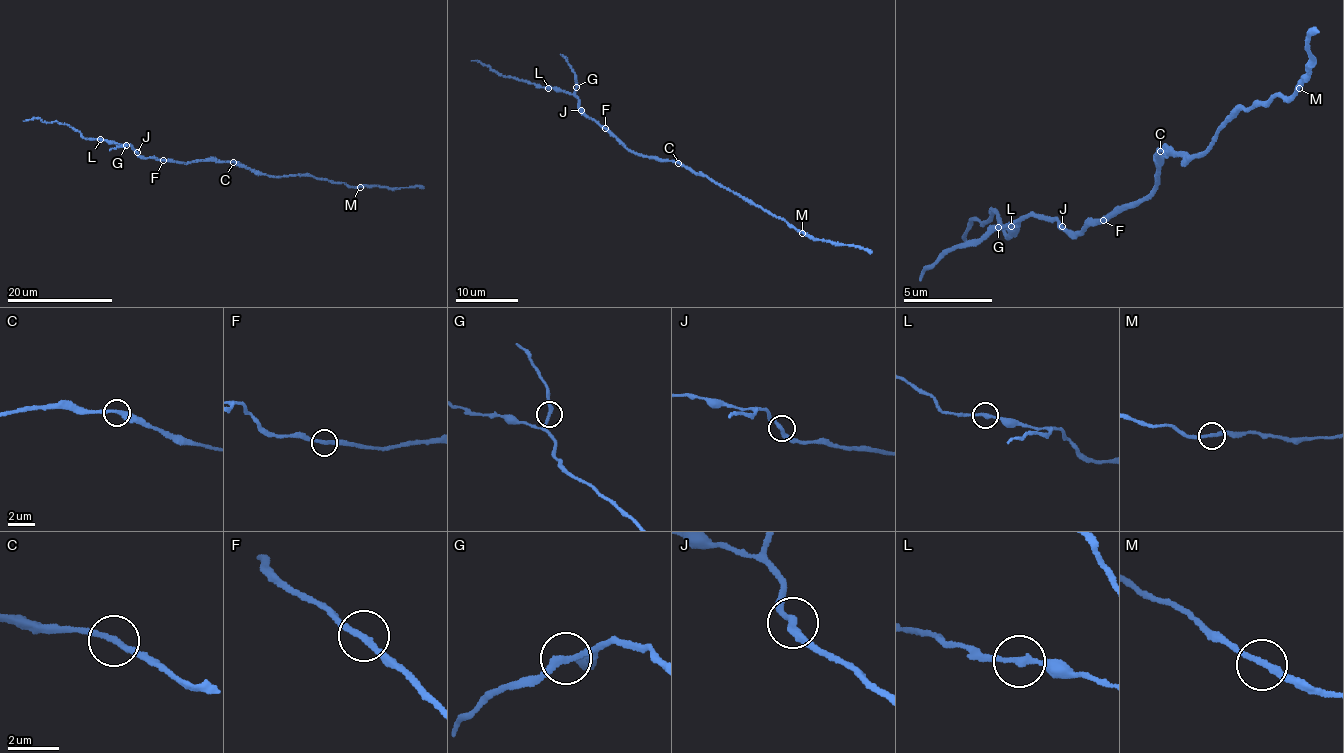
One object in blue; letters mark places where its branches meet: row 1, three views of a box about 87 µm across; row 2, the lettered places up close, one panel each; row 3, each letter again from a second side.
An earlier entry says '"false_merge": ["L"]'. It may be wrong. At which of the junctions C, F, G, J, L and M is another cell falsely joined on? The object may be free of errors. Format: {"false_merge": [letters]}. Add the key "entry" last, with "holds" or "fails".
{"false_merge": ["L"], "entry": "holds"}

